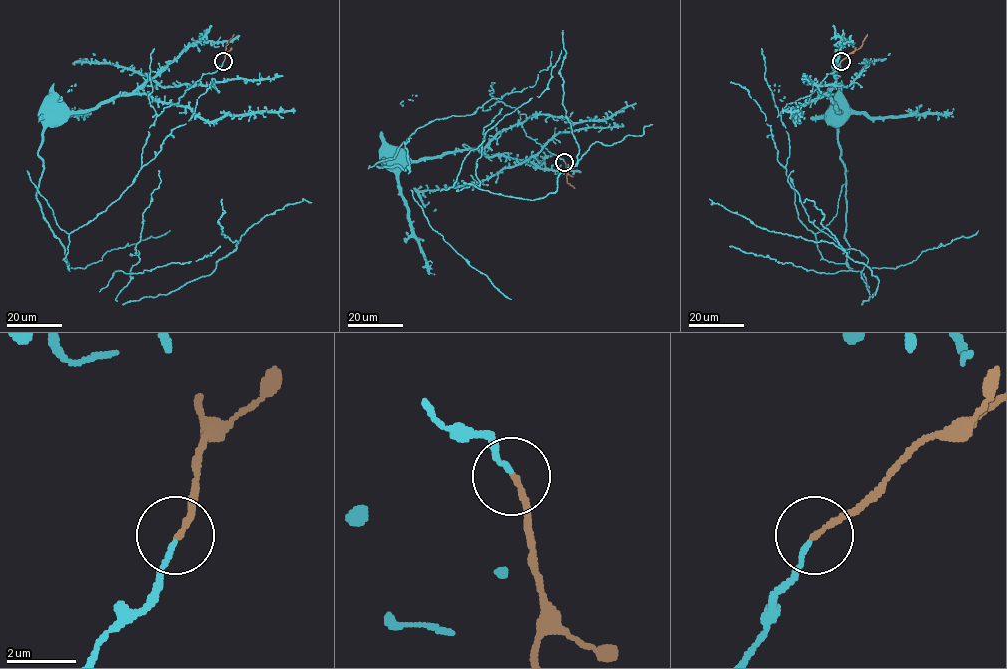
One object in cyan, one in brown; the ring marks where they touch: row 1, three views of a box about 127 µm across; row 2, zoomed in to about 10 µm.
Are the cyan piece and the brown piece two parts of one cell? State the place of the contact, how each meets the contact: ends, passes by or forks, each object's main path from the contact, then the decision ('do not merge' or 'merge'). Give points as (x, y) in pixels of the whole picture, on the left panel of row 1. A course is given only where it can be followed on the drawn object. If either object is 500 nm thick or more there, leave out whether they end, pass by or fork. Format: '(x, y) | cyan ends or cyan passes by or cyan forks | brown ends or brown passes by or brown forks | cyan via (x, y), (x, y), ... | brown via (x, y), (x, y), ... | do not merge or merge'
(223, 61) | cyan ends | brown ends | cyan via (223, 61), (216, 71), (203, 74), (176, 103), (155, 101), (144, 94), (117, 95), (93, 108), (49, 115) | brown via (223, 61), (226, 47), (233, 34) | merge

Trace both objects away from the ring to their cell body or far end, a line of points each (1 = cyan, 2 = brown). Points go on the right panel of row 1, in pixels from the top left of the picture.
1: (841, 61), (816, 89), (797, 101), (808, 103), (828, 94), (839, 111), (828, 115)
2: (841, 61), (860, 47), (867, 34)

